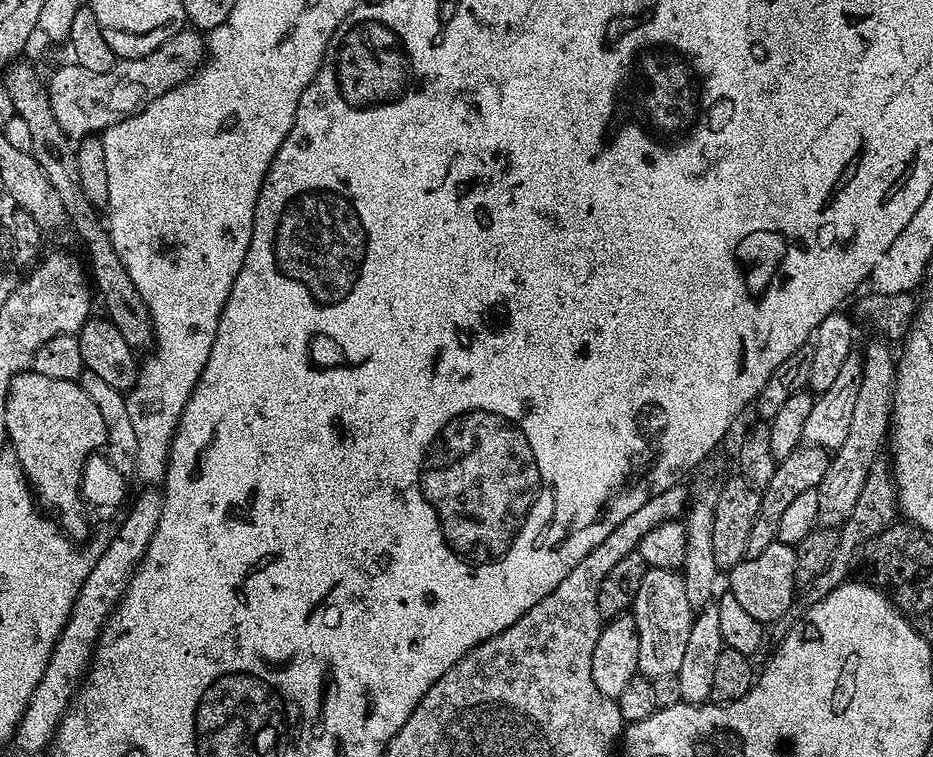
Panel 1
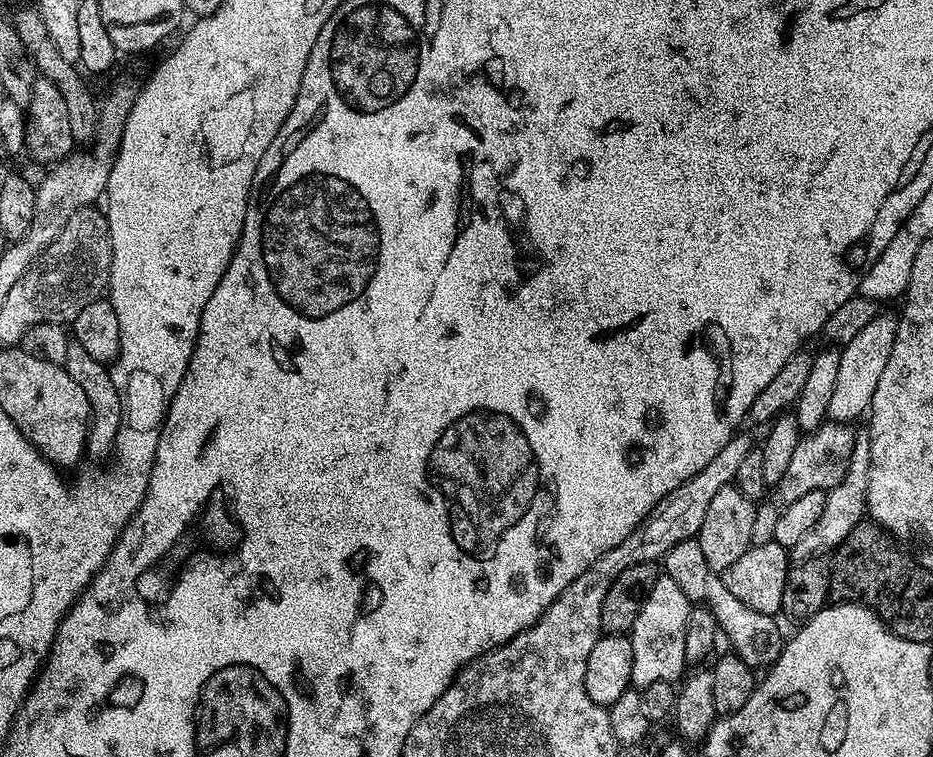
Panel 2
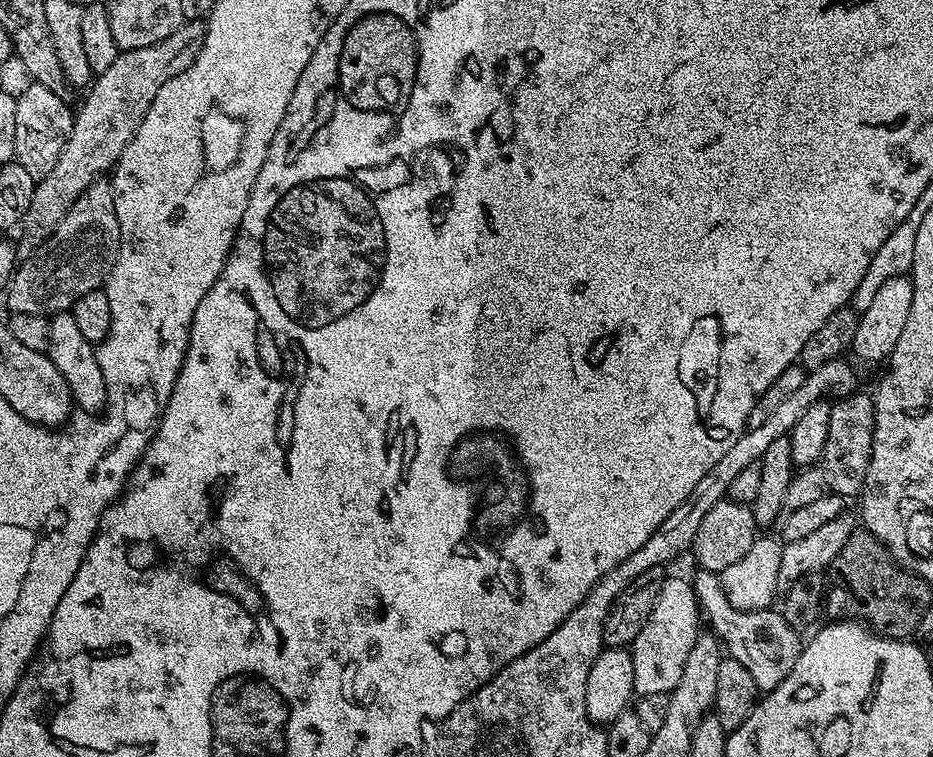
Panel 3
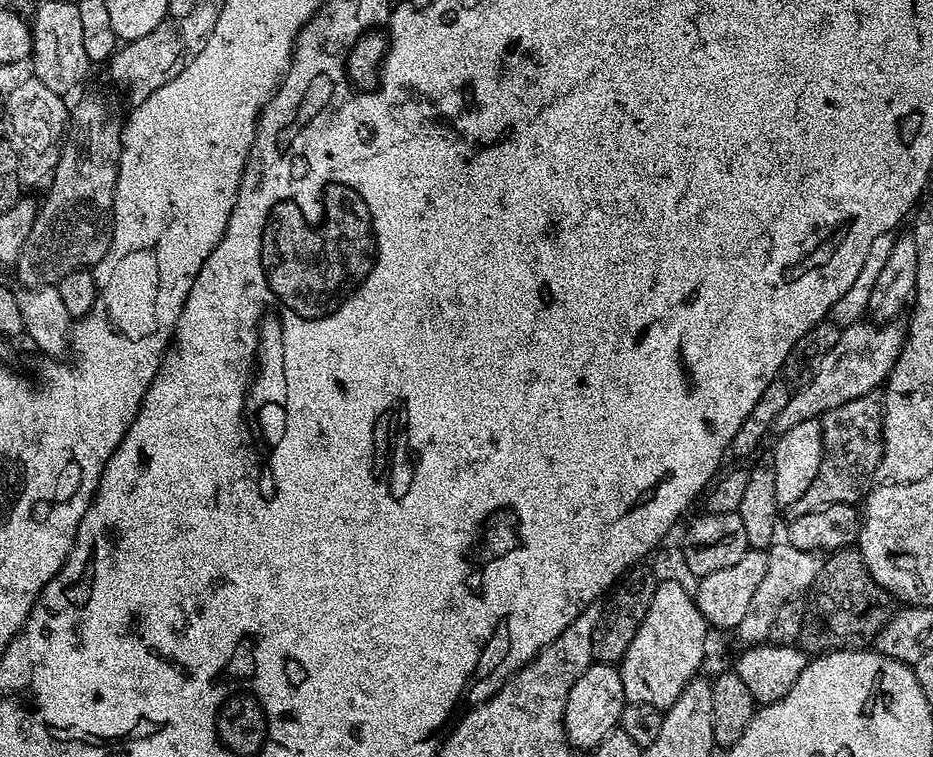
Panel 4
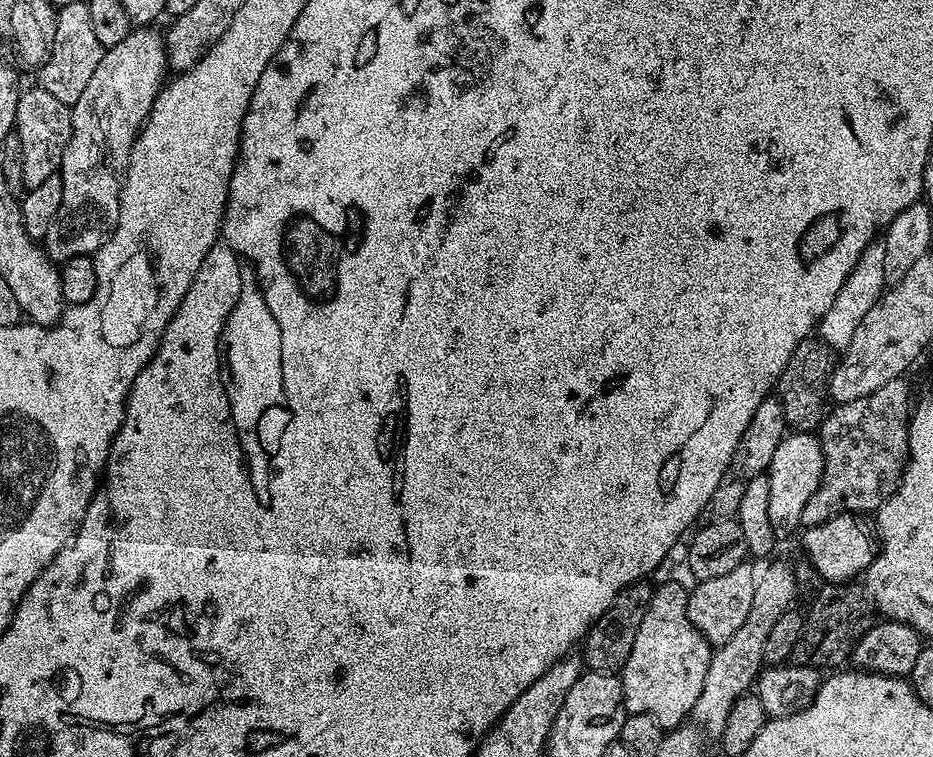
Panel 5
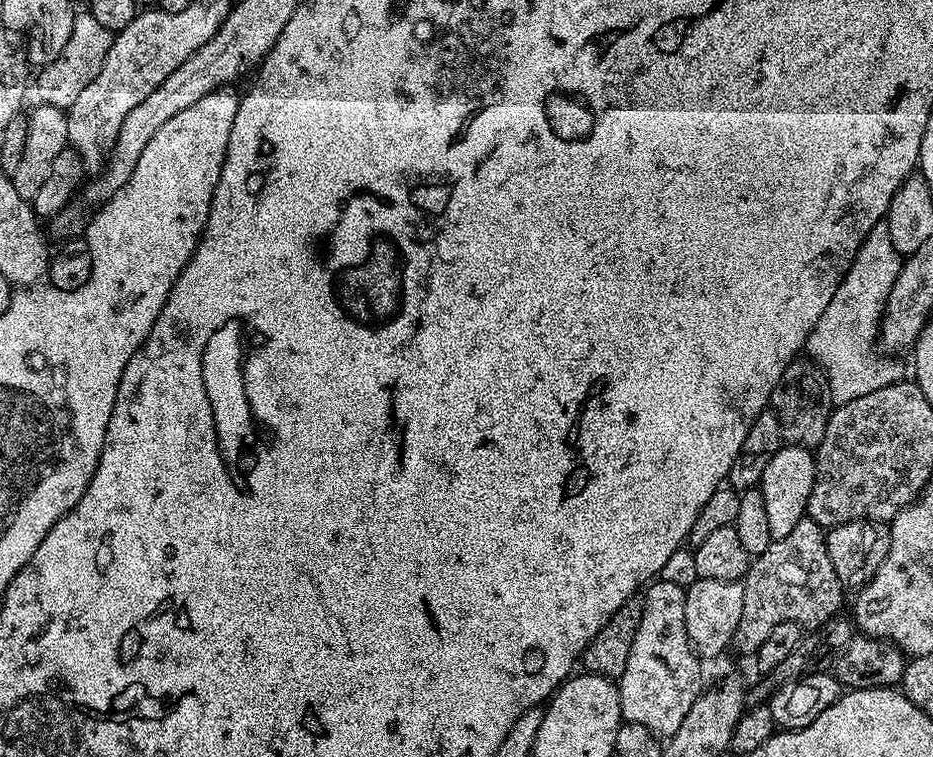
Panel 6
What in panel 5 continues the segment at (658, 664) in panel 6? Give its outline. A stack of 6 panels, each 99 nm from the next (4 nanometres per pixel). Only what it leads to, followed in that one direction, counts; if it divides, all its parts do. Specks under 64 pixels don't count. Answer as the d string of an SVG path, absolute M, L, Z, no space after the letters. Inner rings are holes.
M657 583L655 587L653 587L650 606L642 618L642 626L638 626L638 638L634 638L634 650L630 650L630 658L626 662L622 673L625 709L631 714L646 714L650 718L654 718L654 722L658 722L661 728L665 730L679 728L691 717L694 702L698 702L698 694L702 694L702 682L706 682L706 670L710 670L710 662L712 661L714 651L713 645L709 644L708 639L697 630L694 626L694 622L690 622L690 618L688 617L688 593L689 589L687 587L683 588L680 584L659 585Z

